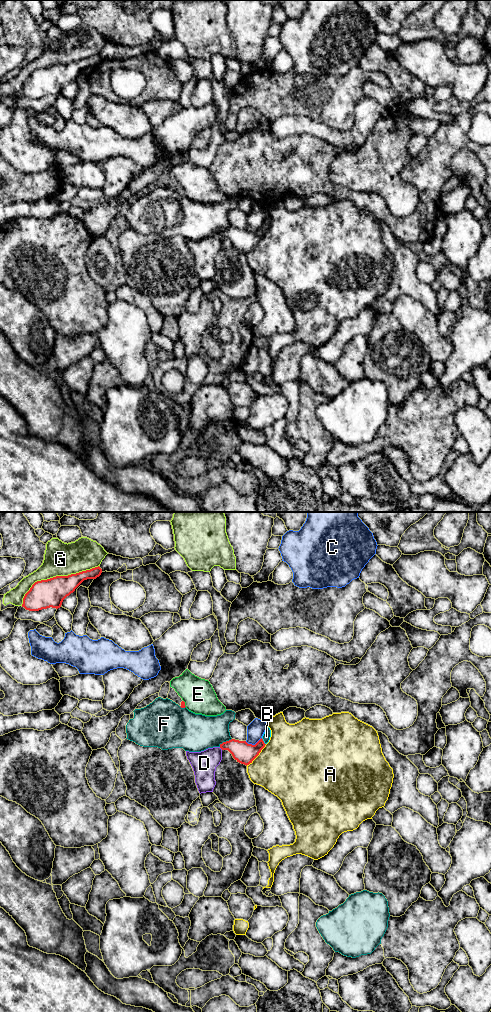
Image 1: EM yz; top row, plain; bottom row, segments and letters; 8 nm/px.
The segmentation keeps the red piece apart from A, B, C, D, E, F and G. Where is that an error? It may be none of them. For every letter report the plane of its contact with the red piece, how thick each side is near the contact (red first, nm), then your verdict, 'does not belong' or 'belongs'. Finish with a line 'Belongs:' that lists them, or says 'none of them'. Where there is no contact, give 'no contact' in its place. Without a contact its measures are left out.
A: meets red in yz; 170 nm thick on the red side, 480 nm on the other; does not belong
B: meets red in yz; 170 nm thick on the red side, 70 nm on the other; does not belong
C: meets red in yz; 170 nm thick on the red side, 140 nm on the other; does not belong
D: meets red in yz; 170 nm thick on the red side, 200 nm on the other; does not belong
E: meets red in yz; 30 nm thick on the red side, 260 nm on the other; does not belong
F: meets red in yz; 170 nm thick on the red side, 300 nm on the other; does not belong
G: meets red in yz; 220 nm thick on the red side, 280 nm on the other; does not belong
Belongs: none of them

